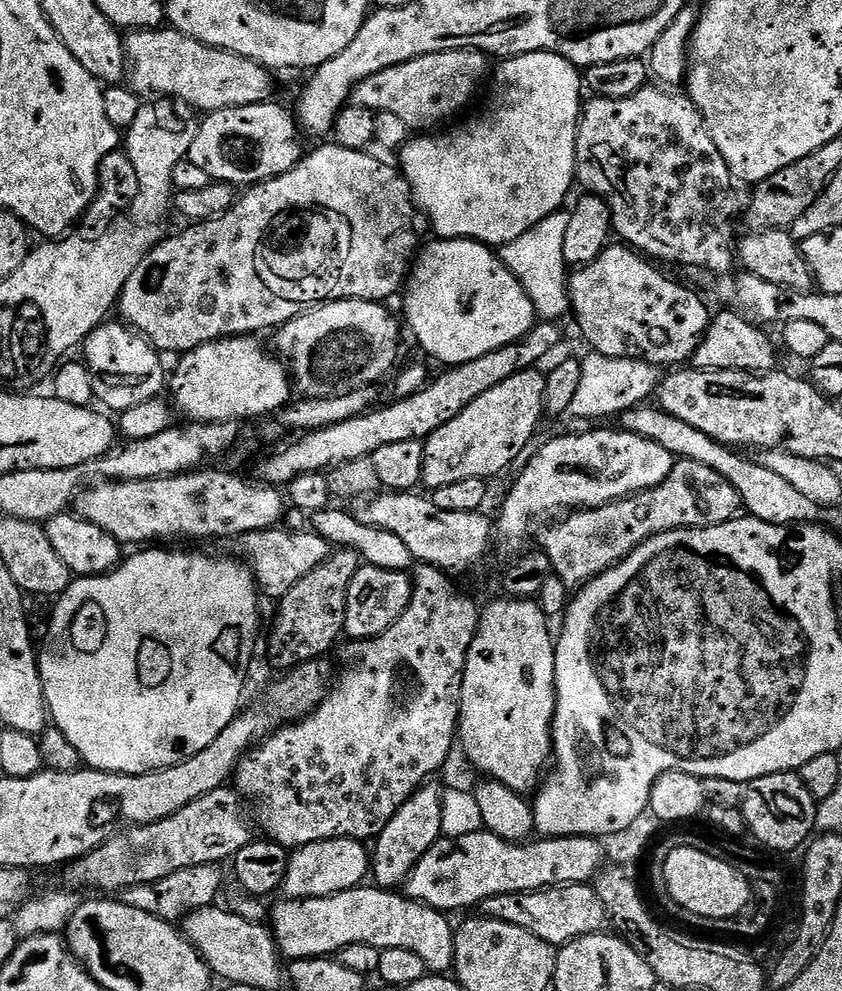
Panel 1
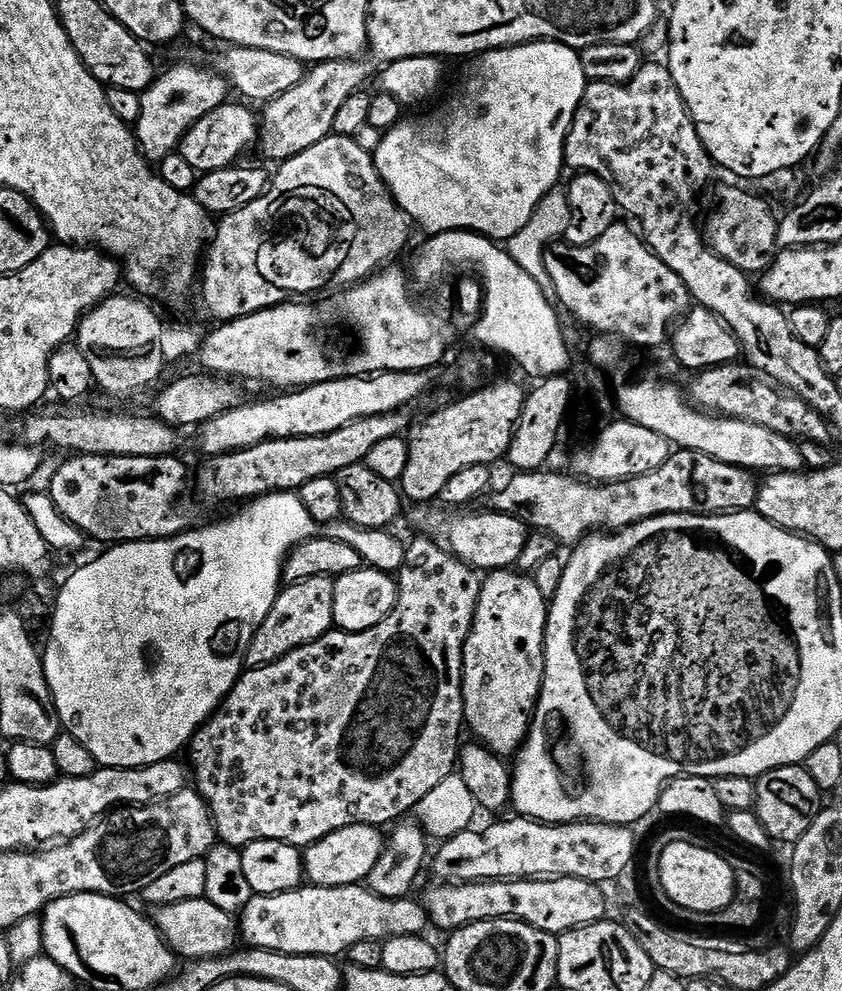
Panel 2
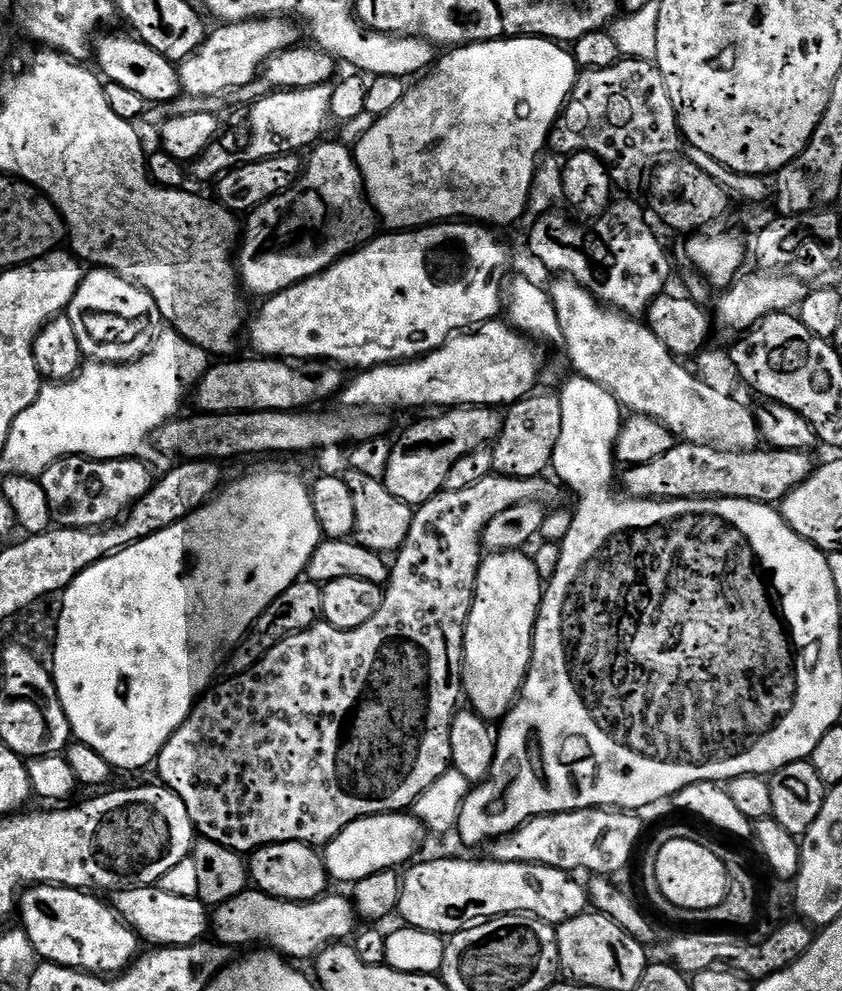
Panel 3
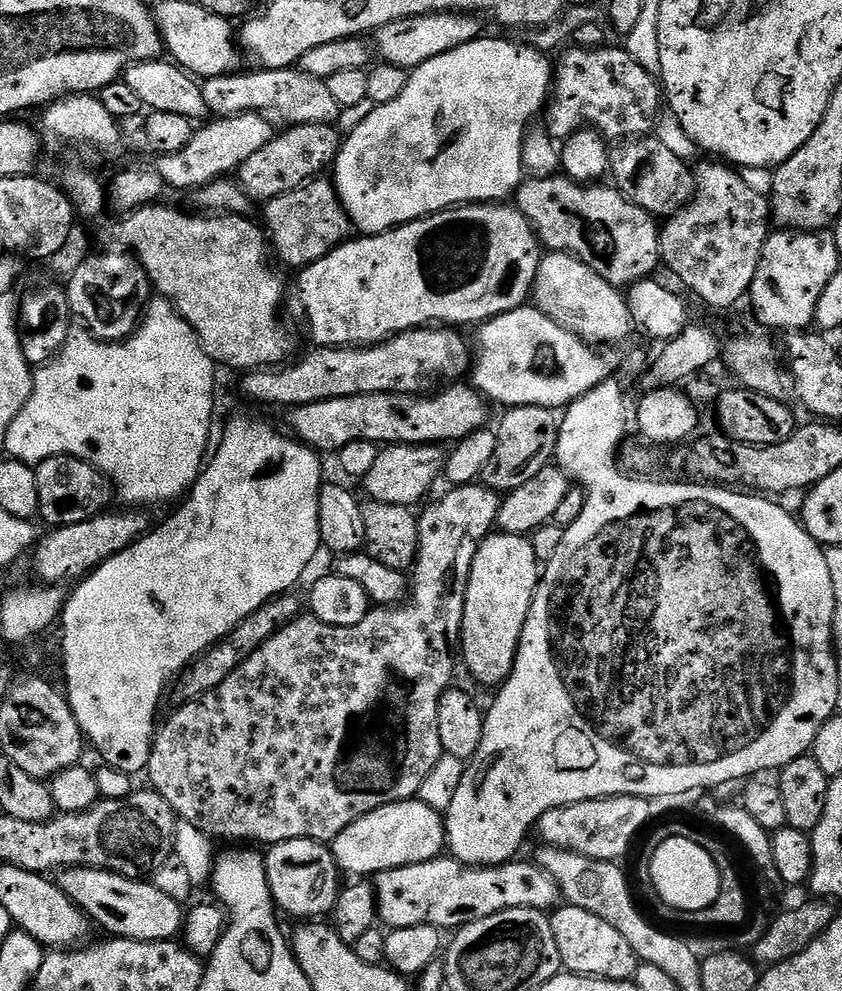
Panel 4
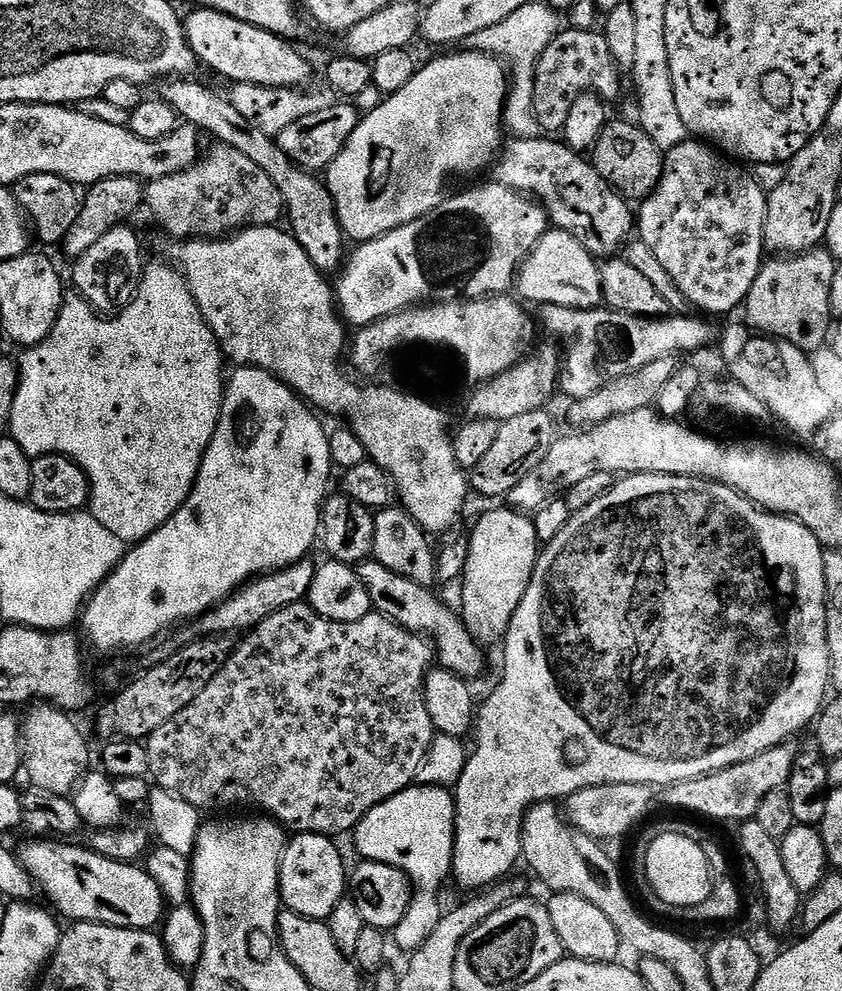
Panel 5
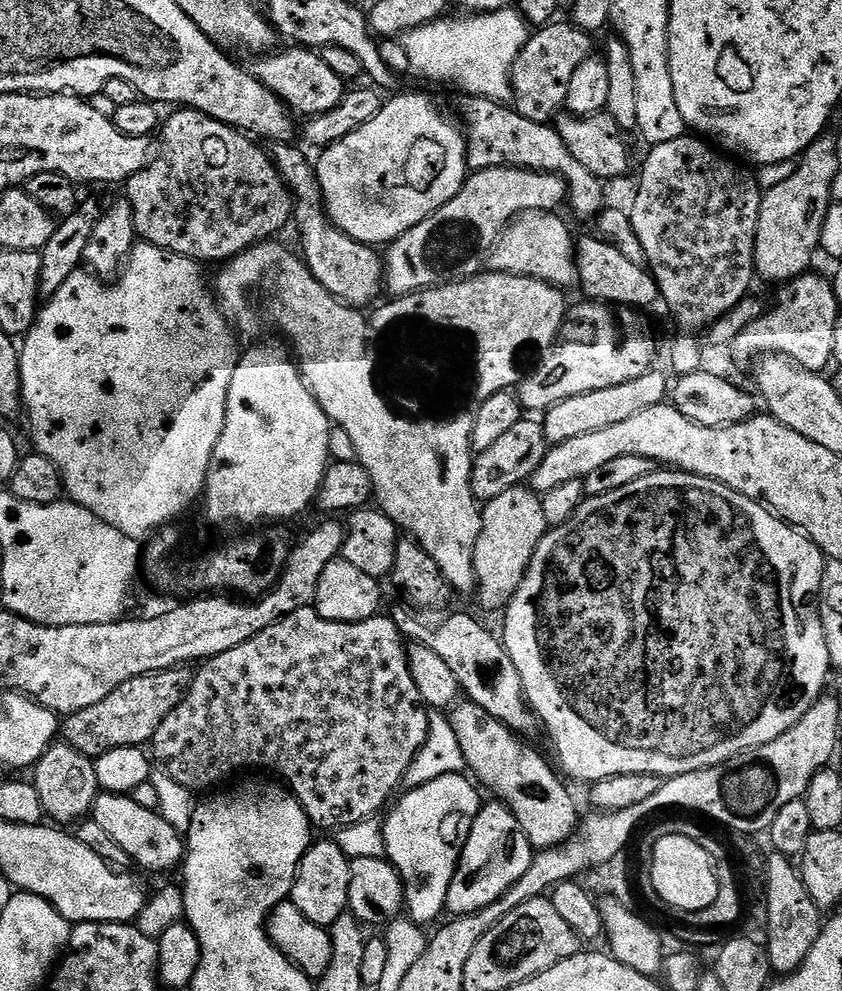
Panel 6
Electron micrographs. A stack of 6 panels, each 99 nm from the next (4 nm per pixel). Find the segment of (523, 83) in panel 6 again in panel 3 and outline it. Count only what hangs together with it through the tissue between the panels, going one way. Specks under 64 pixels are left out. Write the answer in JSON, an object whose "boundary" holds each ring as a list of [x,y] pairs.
{"boundary":[[[621,58],[616,64],[605,68],[584,68],[577,75],[572,93],[568,95],[568,102],[552,128],[550,148],[556,154],[593,152],[599,160],[608,165],[609,169],[617,173],[620,171],[624,176],[638,171],[655,156],[668,158],[671,157],[668,156],[671,152],[678,150],[680,152],[682,148],[680,123],[676,120],[674,102],[670,102],[670,90],[666,90],[666,78],[662,78],[660,69],[655,63],[627,58]]]}

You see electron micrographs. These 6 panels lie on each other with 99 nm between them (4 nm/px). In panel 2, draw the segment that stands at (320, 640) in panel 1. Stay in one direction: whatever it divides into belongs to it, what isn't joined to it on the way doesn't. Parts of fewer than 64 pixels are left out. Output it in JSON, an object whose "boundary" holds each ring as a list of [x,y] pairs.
{"boundary":[[[330,576],[322,578],[310,578],[297,584],[289,584],[276,597],[274,606],[270,606],[270,614],[266,614],[266,622],[258,626],[254,638],[248,647],[248,653],[244,659],[248,668],[261,668],[270,666],[290,650],[298,650],[300,646],[306,646],[334,628],[334,586],[335,579]]]}

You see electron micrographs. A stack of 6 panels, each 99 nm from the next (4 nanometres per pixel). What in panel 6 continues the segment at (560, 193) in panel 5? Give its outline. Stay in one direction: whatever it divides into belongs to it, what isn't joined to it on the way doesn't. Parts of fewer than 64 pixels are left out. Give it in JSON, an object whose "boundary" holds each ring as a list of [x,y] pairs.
{"boundary":[[[465,95],[463,99],[460,116],[464,119],[462,131],[466,141],[466,159],[472,172],[481,172],[483,168],[528,168],[531,172],[549,172],[554,176],[560,176],[568,184],[567,203],[570,208],[572,204],[572,212],[578,219],[595,221],[599,217],[606,204],[605,185],[597,180],[594,174],[590,174],[586,166],[581,166],[575,160],[574,154],[570,154],[570,150],[566,150],[566,142],[562,142],[552,124],[530,122],[530,118],[522,118],[522,114],[518,114],[515,107],[499,104],[490,98]]]}

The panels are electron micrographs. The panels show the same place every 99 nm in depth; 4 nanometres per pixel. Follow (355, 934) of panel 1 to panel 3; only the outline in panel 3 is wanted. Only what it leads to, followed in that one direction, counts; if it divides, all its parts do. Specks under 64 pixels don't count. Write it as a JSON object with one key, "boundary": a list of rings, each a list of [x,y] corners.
{"boundary":[[[245,890],[215,905],[210,916],[210,932],[215,943],[233,950],[267,946],[289,961],[311,961],[322,949],[347,941],[358,928],[358,917],[351,899],[347,895],[332,895],[325,894],[319,900],[279,900],[259,890]]]}

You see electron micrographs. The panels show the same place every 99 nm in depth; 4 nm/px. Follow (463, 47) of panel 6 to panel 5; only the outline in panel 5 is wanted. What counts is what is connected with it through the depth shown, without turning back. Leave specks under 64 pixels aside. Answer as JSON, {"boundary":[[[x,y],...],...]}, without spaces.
{"boundary":[[[530,2],[526,6],[522,6],[522,10],[514,10],[514,14],[510,14],[510,18],[498,22],[498,26],[490,26],[488,30],[474,34],[470,41],[471,47],[475,51],[503,58],[510,65],[510,91],[506,96],[503,127],[507,131],[509,128],[519,140],[541,135],[542,129],[538,122],[538,114],[534,114],[536,60],[542,54],[542,50],[546,50],[546,46],[550,46],[550,42],[554,42],[554,38],[561,30],[561,17],[547,2],[540,2],[540,4]]]}

